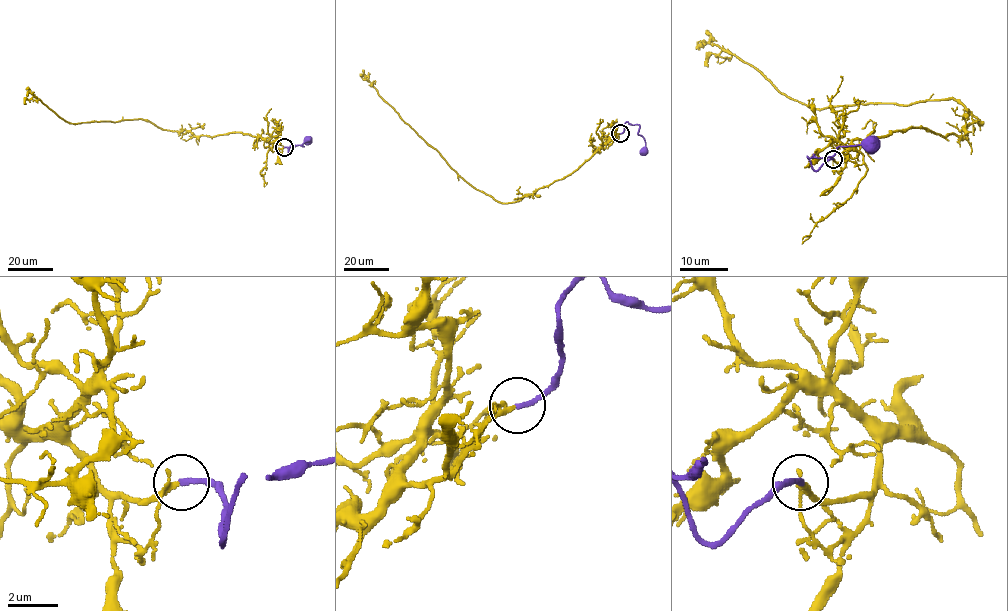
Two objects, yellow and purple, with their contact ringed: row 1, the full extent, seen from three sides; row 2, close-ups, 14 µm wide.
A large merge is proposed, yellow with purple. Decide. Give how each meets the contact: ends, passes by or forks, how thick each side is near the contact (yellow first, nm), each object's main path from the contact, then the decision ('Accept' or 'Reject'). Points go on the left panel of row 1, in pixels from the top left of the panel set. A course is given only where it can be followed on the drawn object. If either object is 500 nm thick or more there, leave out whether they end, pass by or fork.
At the ring yellow passes by. At the ring purple ends. Thickness 170 nm (yellow) against 200 nm. Course of yellow: (284, 147), (241, 133), (195, 136), (138, 119), (70, 124), (38, 98), (26, 98), (26, 104). Course of purple: (284, 147), (288, 152), (290, 146), (303, 146), (307, 141). Accept

